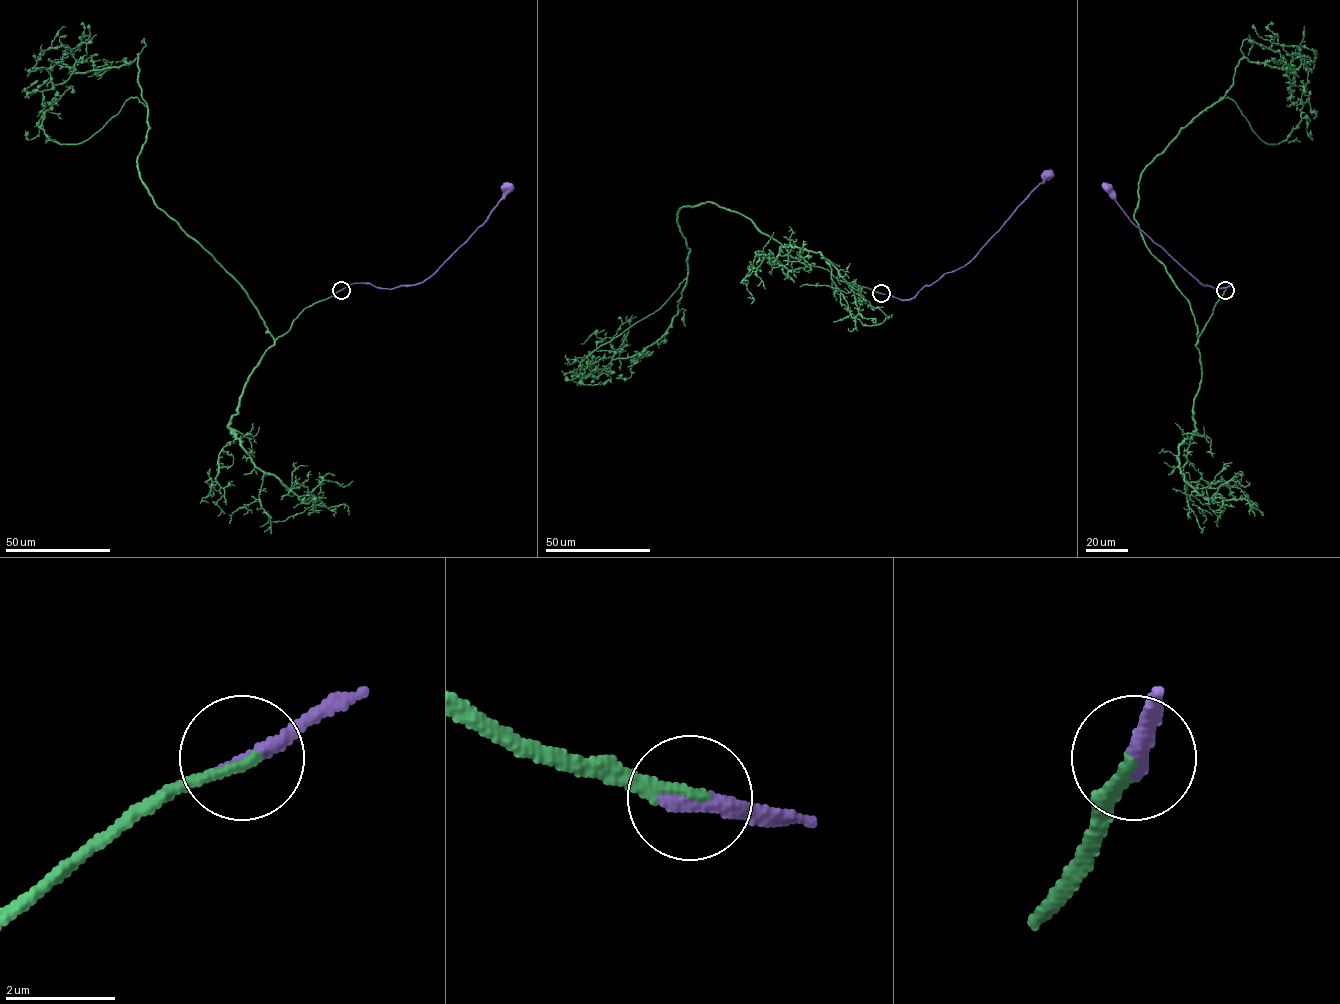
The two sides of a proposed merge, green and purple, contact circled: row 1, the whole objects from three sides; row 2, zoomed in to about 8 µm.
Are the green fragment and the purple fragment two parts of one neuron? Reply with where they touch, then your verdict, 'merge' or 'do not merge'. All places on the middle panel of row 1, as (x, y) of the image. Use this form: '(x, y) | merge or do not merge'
(881, 293) | merge

